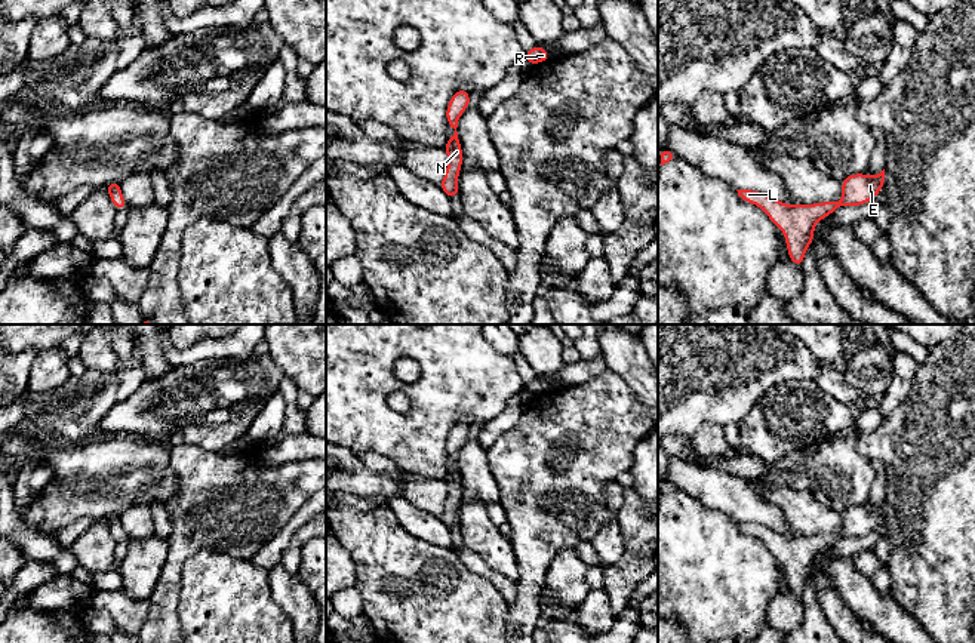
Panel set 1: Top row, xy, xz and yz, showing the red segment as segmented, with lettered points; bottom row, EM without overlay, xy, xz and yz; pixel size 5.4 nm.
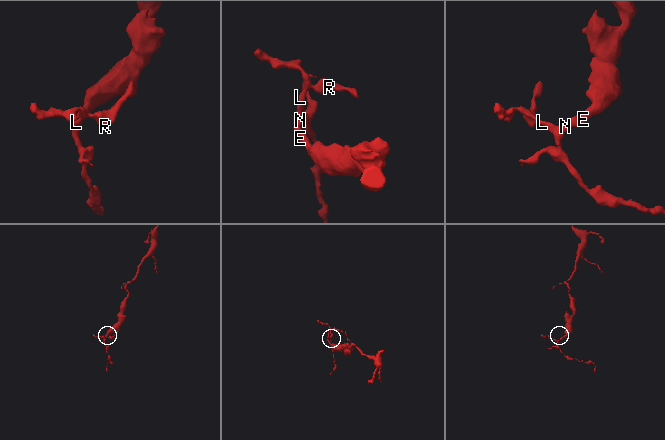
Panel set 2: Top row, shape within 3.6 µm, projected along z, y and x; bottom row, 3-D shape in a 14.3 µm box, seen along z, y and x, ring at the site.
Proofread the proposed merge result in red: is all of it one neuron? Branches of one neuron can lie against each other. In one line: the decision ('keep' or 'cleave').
keep

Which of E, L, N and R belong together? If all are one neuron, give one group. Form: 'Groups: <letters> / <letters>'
Groups: E L N R

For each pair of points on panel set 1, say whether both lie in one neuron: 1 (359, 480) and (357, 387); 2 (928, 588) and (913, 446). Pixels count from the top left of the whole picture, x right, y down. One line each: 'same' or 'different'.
1: different
2: same

